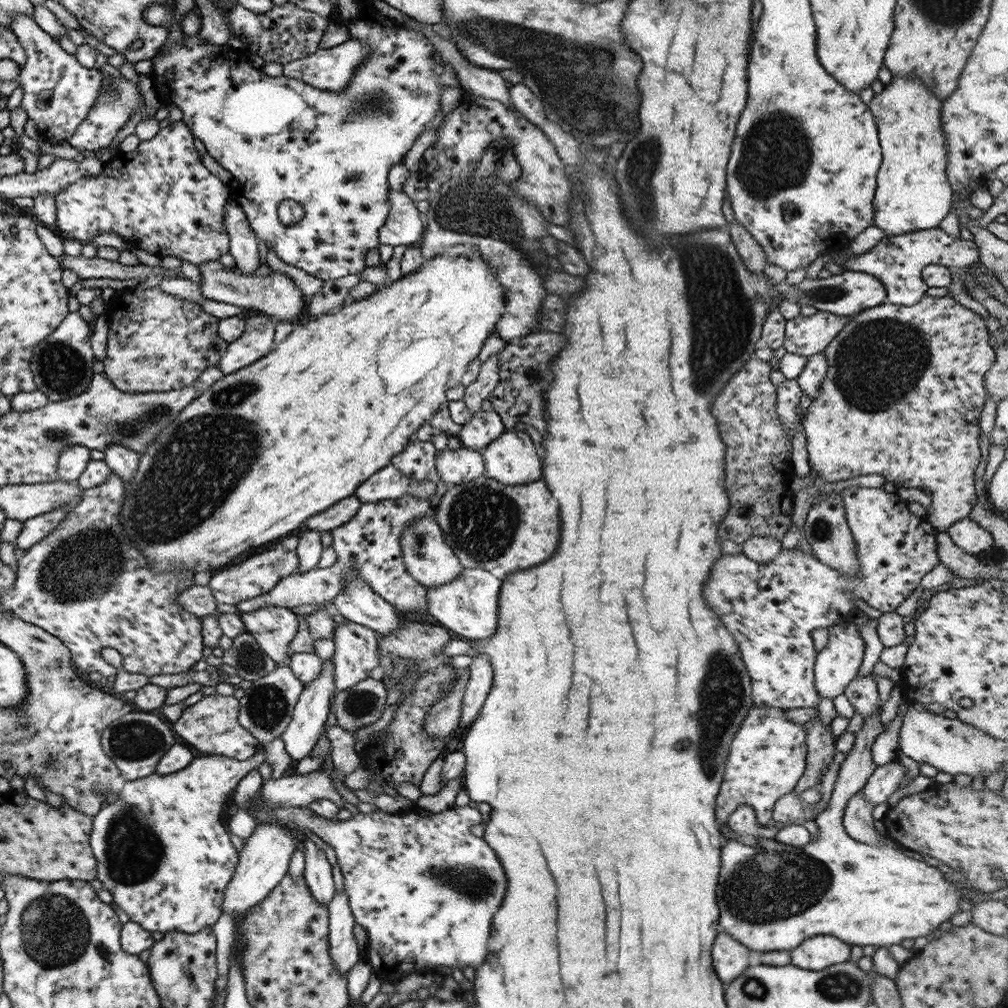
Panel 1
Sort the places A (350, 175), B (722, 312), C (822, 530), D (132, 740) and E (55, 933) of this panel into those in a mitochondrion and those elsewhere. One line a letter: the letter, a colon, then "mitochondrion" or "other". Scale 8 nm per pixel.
A: mitochondrion
B: mitochondrion
C: mitochondrion
D: mitochondrion
E: mitochondrion

